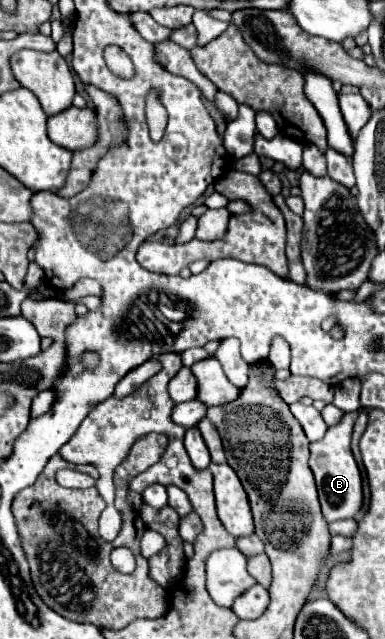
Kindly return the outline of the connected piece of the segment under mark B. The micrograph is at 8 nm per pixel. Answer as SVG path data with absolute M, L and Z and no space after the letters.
M351 412L343 416L343 420L331 428L327 428L323 440L311 442L311 458L309 458L309 468L315 474L317 490L319 490L319 500L323 508L325 520L331 524L335 520L345 520L353 518L363 504L363 486L361 486L361 472L357 468L357 462L351 454L349 442L351 442L351 430L353 422L357 418L357 412Z

